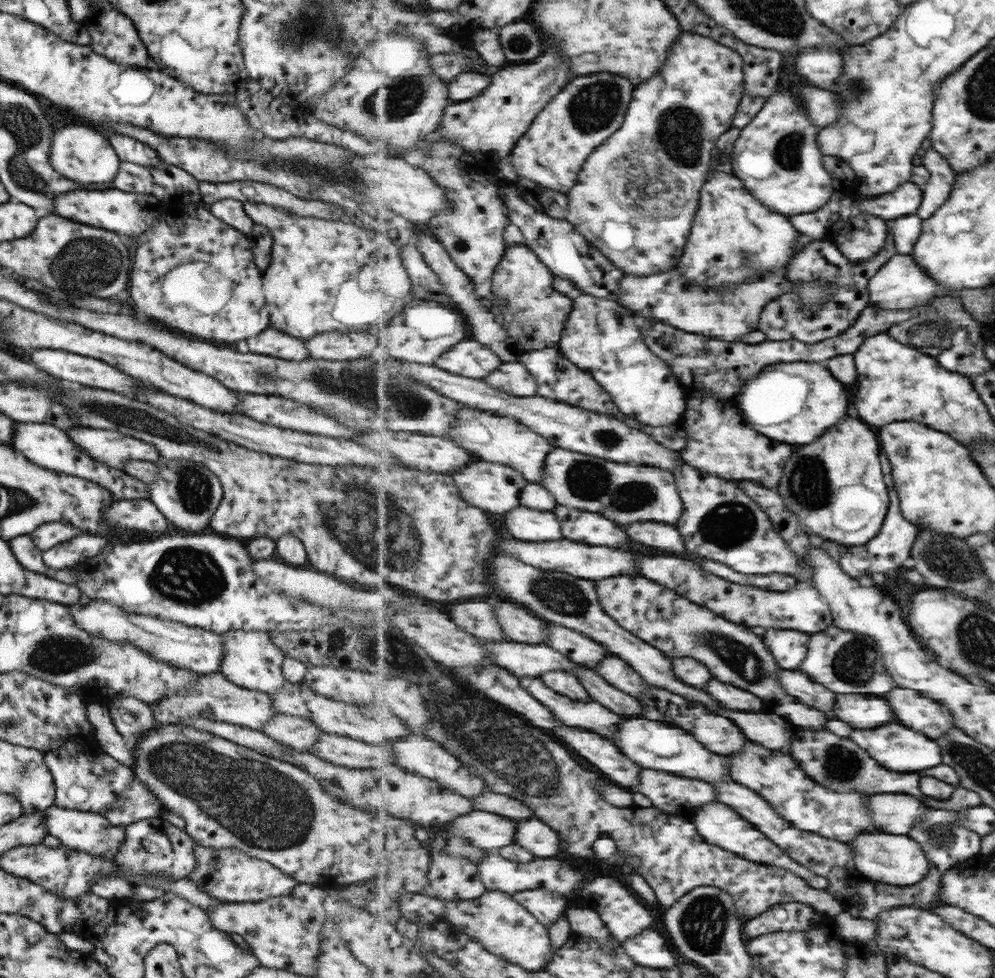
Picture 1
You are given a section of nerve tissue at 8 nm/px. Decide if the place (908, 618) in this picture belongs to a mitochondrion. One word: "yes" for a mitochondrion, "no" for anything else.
no

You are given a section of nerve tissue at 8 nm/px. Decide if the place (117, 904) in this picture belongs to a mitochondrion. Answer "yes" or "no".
no

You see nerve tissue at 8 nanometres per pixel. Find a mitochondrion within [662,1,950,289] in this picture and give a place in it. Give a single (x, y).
(787, 155)

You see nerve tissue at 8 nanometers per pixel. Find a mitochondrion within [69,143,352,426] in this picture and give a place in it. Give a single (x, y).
(265, 376)

